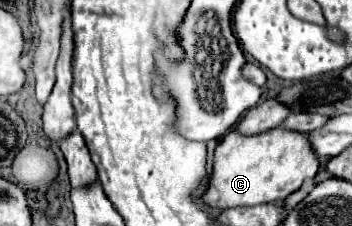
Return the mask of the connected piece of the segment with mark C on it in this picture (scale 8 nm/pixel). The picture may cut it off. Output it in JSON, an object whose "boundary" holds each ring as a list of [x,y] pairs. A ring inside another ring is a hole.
{"boundary":[[[277,126],[255,136],[243,136],[241,132],[229,130],[215,150],[213,176],[203,200],[213,208],[257,206],[285,200],[299,190],[307,178],[315,178],[317,170],[319,158],[309,136],[303,132]]]}

